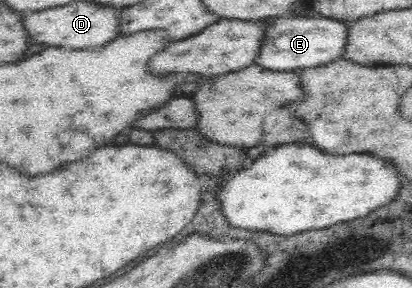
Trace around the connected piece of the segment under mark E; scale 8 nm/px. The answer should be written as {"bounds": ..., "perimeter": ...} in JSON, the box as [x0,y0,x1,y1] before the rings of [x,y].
{"bounds":[255,17,348,71],"perimeter":[[[275,17],[266,20],[268,27],[255,63],[272,71],[294,71],[304,67],[318,67],[336,61],[343,52],[348,23],[327,17]]]}

